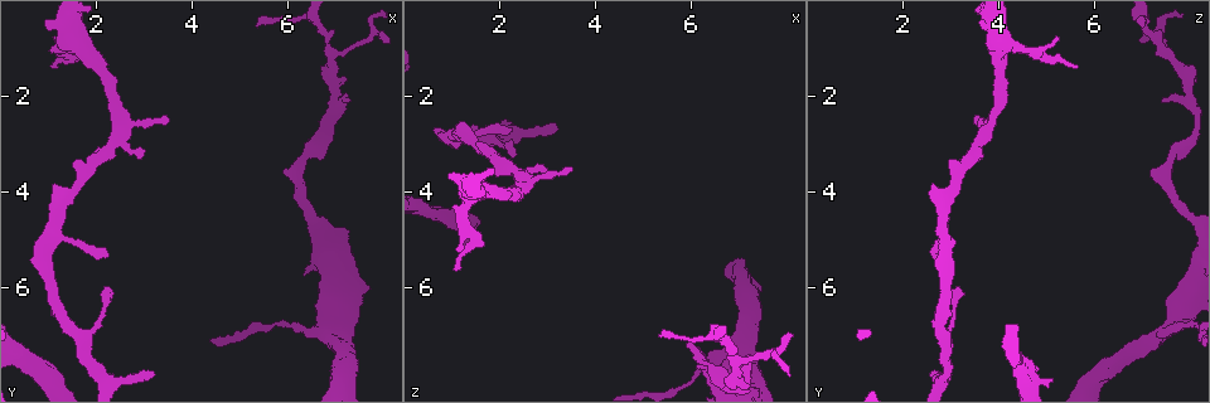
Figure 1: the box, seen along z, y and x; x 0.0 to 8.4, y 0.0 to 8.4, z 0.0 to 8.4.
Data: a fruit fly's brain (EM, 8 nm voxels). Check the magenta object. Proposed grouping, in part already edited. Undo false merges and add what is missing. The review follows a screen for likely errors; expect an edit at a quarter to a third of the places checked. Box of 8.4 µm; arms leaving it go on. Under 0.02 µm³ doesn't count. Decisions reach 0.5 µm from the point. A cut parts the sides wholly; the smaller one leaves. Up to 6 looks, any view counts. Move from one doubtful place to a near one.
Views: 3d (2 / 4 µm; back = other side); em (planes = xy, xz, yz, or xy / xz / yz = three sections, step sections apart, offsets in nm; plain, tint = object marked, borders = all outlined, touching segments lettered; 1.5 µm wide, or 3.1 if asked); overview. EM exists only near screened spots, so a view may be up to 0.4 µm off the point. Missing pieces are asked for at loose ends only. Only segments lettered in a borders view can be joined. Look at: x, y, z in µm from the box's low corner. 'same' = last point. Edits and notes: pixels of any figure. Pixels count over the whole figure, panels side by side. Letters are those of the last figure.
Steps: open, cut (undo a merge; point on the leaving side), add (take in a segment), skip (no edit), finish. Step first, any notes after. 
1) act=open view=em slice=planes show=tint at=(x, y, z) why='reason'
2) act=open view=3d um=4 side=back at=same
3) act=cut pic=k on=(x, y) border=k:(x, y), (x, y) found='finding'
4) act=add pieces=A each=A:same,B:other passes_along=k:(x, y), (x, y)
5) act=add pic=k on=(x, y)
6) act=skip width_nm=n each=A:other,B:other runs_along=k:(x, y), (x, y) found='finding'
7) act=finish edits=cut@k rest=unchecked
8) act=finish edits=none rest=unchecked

act=open view=3d um=2 at=(1.30, 7.90, 5.15)

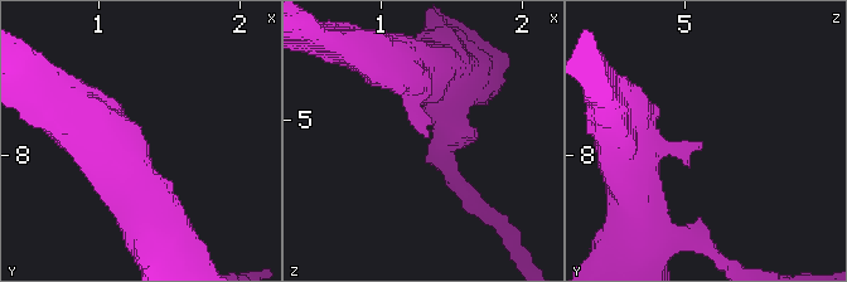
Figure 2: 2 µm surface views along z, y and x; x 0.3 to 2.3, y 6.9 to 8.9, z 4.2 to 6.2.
act=open view=em slice=planes show=borders at=(1.30, 7.94, 5.12)

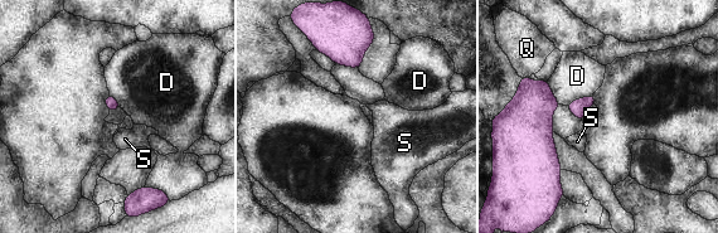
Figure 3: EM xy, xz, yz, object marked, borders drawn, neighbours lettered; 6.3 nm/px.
act=skip longest_contact=D:190nm each=D:other,Q:other,S:other border=3:(592, 93), (578, 97), (566, 105) found='none of them fits'

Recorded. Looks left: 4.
act=open view=em slice=planes show=borders at=(3.05, 3.20, 3.60) why='branch stops here'

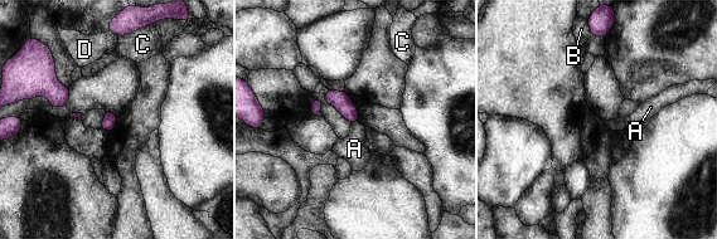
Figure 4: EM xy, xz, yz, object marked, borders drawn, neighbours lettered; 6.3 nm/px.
act=skip longest_contact=C:100nm each=A:other,B:other,C:other,D:other found='no lettered segment goes on from it'

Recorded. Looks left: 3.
act=open view=em um=3.1 slice=planes show=borders at=(6.40, 3.35, 7.65) why='a narrow waist'

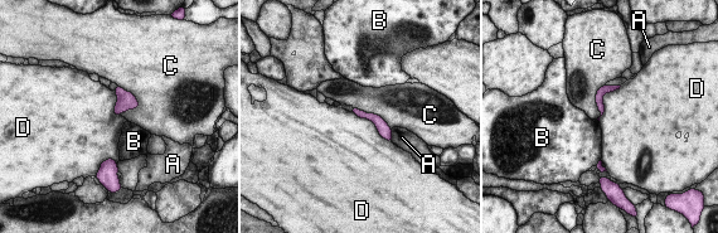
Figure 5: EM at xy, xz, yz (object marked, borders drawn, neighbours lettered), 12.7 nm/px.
act=skip each=A:other,B:other,C:other,D:other border=5:(352, 111), (370, 120), (391, 141) found='one cell here'

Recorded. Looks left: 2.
act=finish edits=none rest=unchecked

